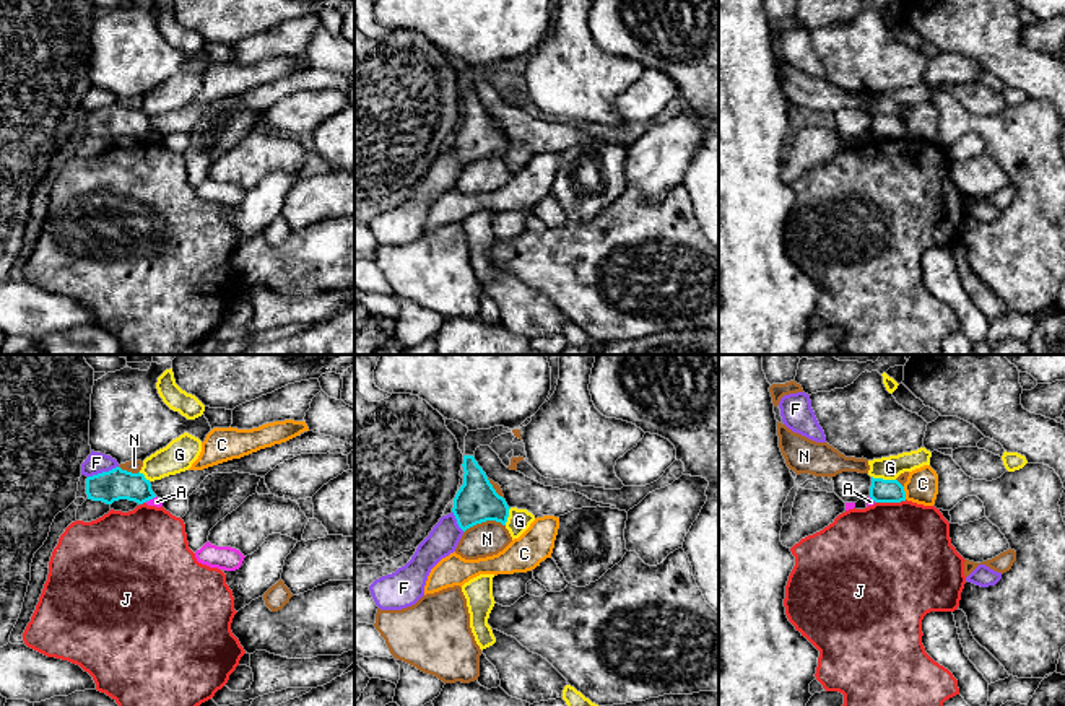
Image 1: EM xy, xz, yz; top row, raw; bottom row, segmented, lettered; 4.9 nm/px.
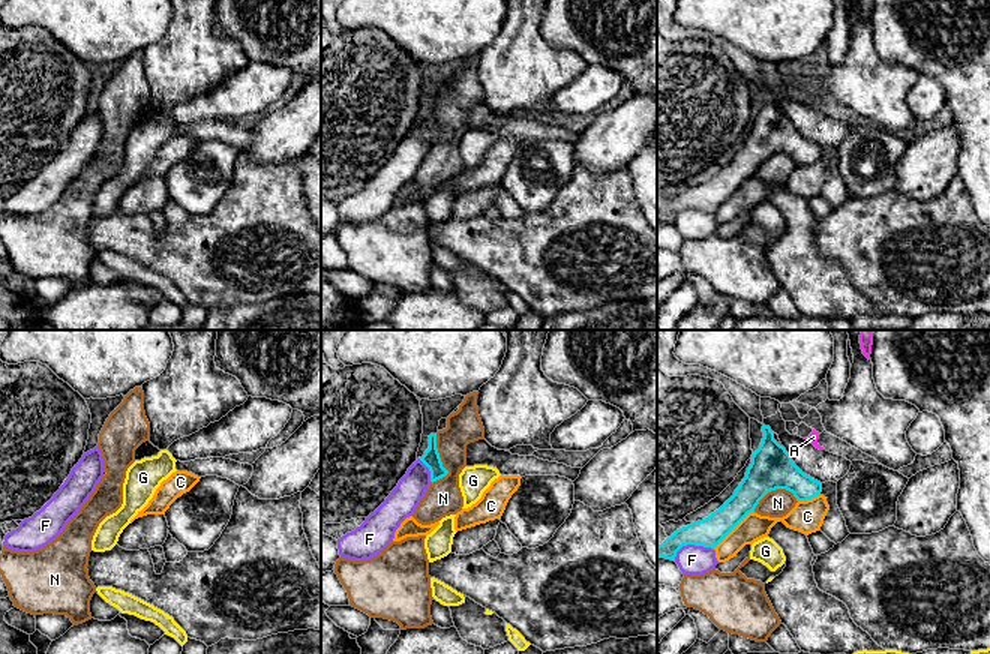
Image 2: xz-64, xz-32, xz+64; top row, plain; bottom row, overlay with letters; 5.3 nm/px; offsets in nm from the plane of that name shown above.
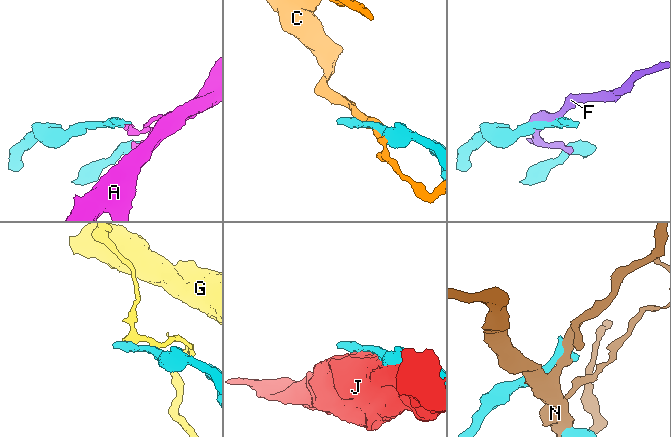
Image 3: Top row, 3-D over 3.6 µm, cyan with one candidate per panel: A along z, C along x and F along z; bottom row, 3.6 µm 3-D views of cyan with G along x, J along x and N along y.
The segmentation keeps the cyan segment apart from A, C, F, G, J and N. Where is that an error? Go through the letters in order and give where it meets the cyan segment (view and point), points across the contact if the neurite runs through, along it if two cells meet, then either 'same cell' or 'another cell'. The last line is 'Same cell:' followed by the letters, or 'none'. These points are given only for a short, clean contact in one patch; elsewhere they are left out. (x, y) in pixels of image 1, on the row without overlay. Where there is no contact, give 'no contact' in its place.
A: meets cyan in xy at (150, 134); border along xy (156, 132), (145, 137); another cell
C: meets cyan in yz at (904, 129); another cell
F: meets cyan in xy at (103, 108); another cell
G: meets cyan in yz at (882, 114); border along yz (872, 111), (895, 116); another cell
J: meets cyan in yz at (890, 137); another cell
N: meets cyan in xz at (483, 156); another cell
Same cell: none

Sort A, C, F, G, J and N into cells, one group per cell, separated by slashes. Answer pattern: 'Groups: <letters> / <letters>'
Groups: A / C F / G / J / N

